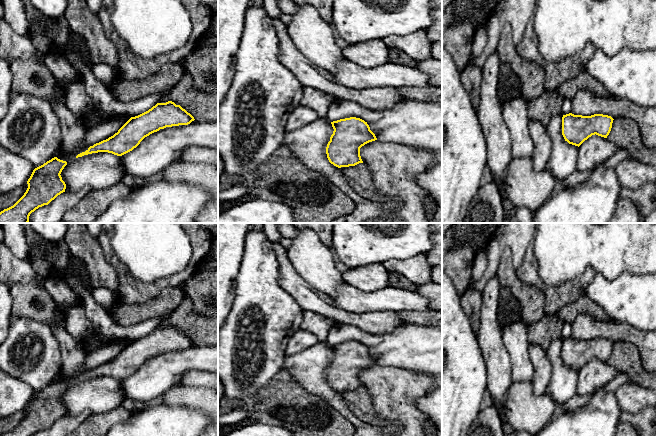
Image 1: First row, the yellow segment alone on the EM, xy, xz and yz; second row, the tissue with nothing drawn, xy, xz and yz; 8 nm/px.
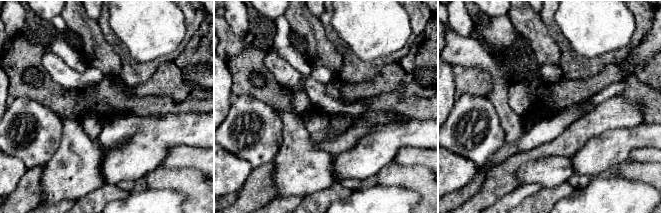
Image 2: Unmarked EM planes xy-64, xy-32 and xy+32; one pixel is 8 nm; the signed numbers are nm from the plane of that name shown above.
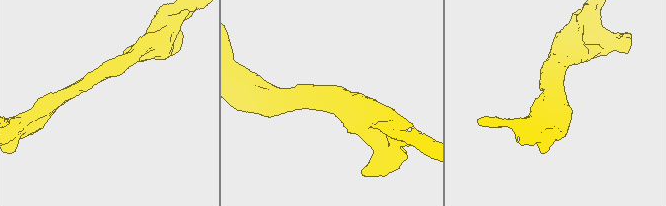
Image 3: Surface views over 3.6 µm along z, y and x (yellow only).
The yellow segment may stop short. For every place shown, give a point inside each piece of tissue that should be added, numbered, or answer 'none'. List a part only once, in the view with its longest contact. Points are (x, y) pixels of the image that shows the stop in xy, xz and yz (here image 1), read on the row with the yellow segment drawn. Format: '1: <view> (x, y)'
none

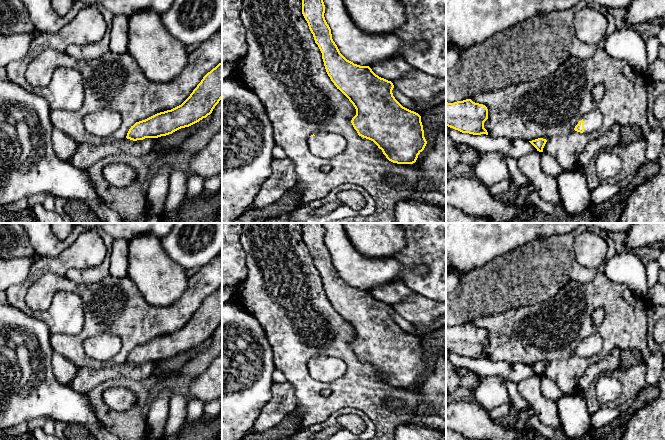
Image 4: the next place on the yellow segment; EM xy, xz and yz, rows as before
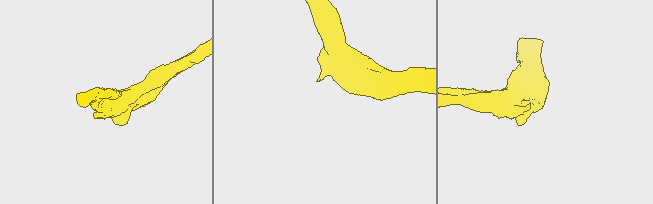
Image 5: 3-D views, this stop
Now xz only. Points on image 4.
1: xz (325, 145)

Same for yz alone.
1: yz (592, 120)

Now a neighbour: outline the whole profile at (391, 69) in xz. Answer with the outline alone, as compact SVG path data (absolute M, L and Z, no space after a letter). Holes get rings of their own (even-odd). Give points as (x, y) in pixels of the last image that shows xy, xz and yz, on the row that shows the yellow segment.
M400 56L386 58L383 61L371 64L369 67L376 75L391 82L405 78L415 70Z

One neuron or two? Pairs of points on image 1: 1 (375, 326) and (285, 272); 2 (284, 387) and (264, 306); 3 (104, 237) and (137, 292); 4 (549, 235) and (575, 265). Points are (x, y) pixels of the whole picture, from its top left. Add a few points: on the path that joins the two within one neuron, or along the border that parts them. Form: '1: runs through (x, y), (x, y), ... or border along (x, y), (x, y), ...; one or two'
1: runs through (353, 318), (340, 316), (313, 300), (307, 294); one
2: border along (282, 369), (263, 387); two
3: runs through (108, 251), (123, 272), (125, 278); one
4: runs through (556, 242), (568, 258); one

